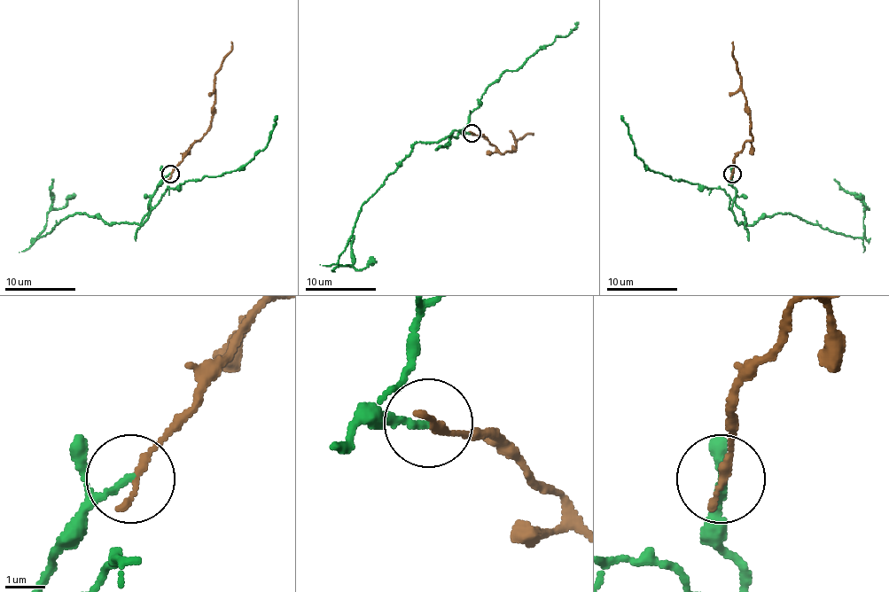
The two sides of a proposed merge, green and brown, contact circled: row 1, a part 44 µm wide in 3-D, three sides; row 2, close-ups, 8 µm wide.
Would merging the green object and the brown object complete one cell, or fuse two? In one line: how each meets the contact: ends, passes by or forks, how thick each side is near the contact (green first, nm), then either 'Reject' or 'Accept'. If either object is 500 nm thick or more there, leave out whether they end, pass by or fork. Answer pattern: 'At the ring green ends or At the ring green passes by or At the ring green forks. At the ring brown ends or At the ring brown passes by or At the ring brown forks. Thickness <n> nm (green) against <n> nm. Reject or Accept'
At the ring green passes by. At the ring brown ends. Thickness 110 nm (green) against 220 nm. Reject

